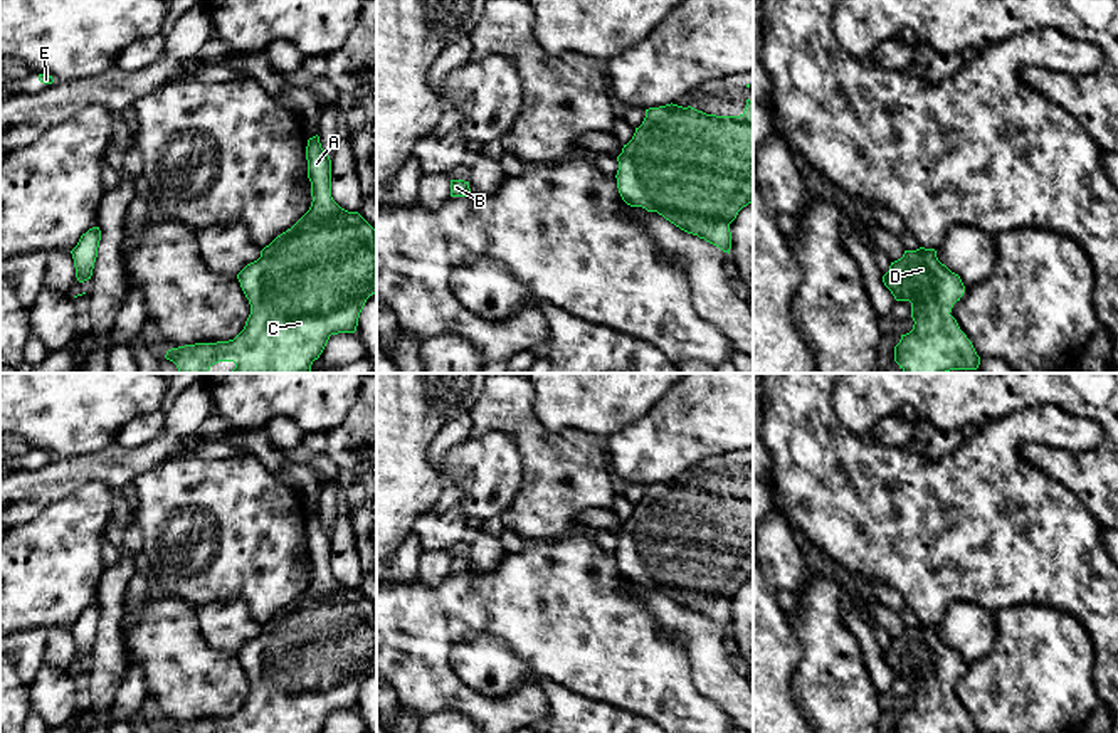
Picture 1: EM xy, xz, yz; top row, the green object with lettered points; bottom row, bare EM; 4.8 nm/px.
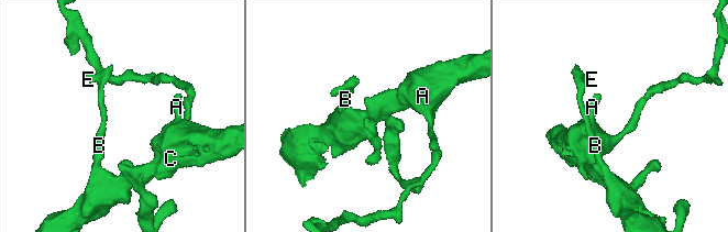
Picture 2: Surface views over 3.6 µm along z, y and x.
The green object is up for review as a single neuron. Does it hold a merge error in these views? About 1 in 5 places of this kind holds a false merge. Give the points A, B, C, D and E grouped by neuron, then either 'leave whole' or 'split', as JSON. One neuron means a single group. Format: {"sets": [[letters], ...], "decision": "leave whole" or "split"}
{"sets": [["A", "B", "C", "D", "E"]], "decision": "leave whole"}

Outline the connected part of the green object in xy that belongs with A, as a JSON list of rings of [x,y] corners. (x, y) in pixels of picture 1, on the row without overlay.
[[[318,511],[308,516],[306,536],[313,573],[309,587],[237,651],[250,681],[244,706],[234,716],[185,721],[165,733],[319,733],[331,711],[356,708],[367,676],[377,669],[377,607],[358,588],[348,588],[333,577],[331,536]]]

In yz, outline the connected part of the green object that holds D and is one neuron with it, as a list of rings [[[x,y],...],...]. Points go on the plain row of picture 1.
[[[935,625],[904,627],[883,652],[896,678],[911,679],[913,706],[901,711],[894,733],[978,733],[950,691],[965,669],[958,651],[936,634]]]

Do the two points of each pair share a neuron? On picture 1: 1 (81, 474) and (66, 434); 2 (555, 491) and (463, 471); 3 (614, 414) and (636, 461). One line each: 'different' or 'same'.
1: different
2: different
3: different

